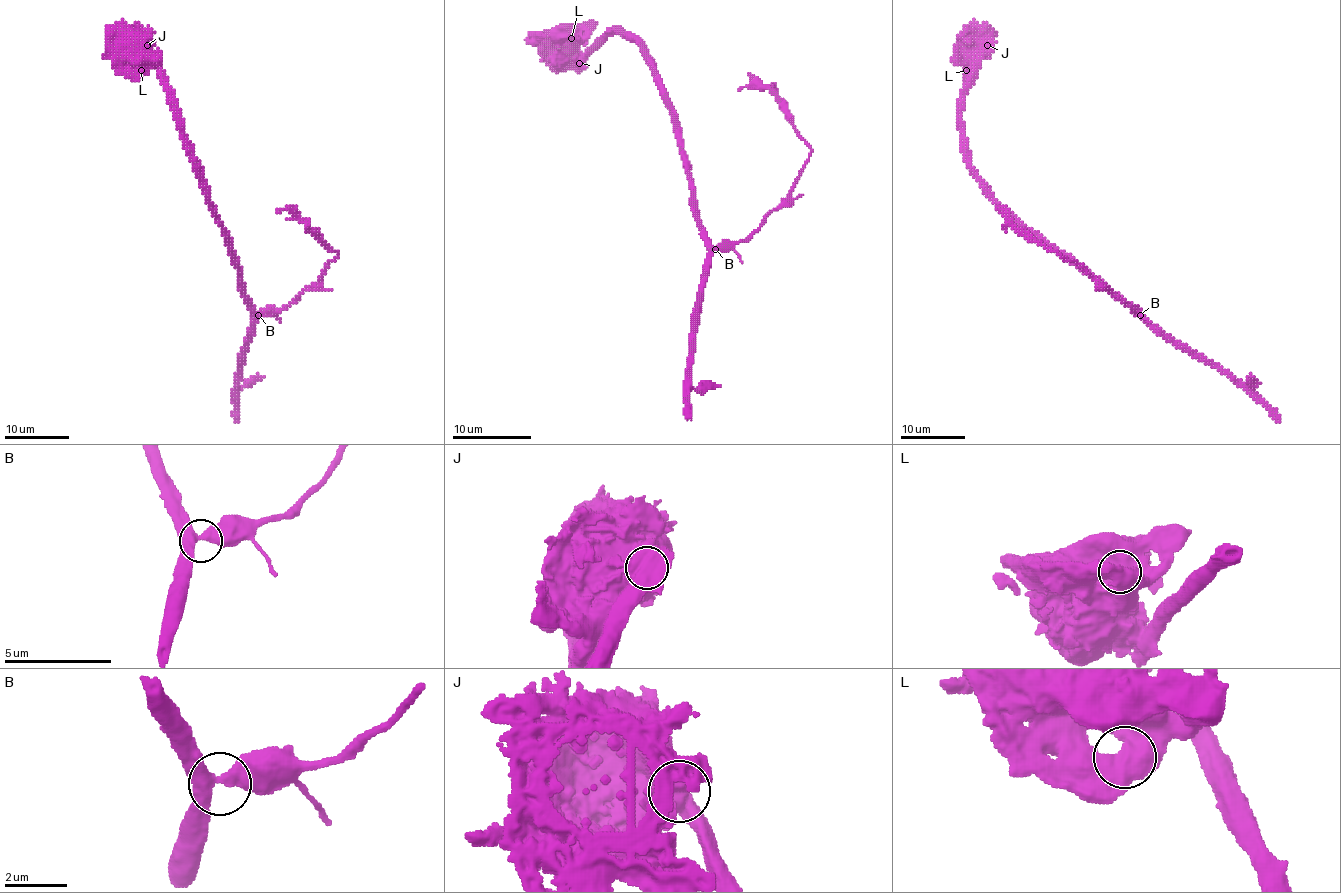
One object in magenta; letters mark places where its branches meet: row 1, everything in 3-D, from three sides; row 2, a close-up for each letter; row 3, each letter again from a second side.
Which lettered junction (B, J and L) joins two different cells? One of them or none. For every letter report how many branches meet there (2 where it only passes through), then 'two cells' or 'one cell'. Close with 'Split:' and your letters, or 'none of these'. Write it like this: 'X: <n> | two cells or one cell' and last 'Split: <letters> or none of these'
B: 3 | one cell
J: 3 | two cells
L: 2 | one cell
Split: J

